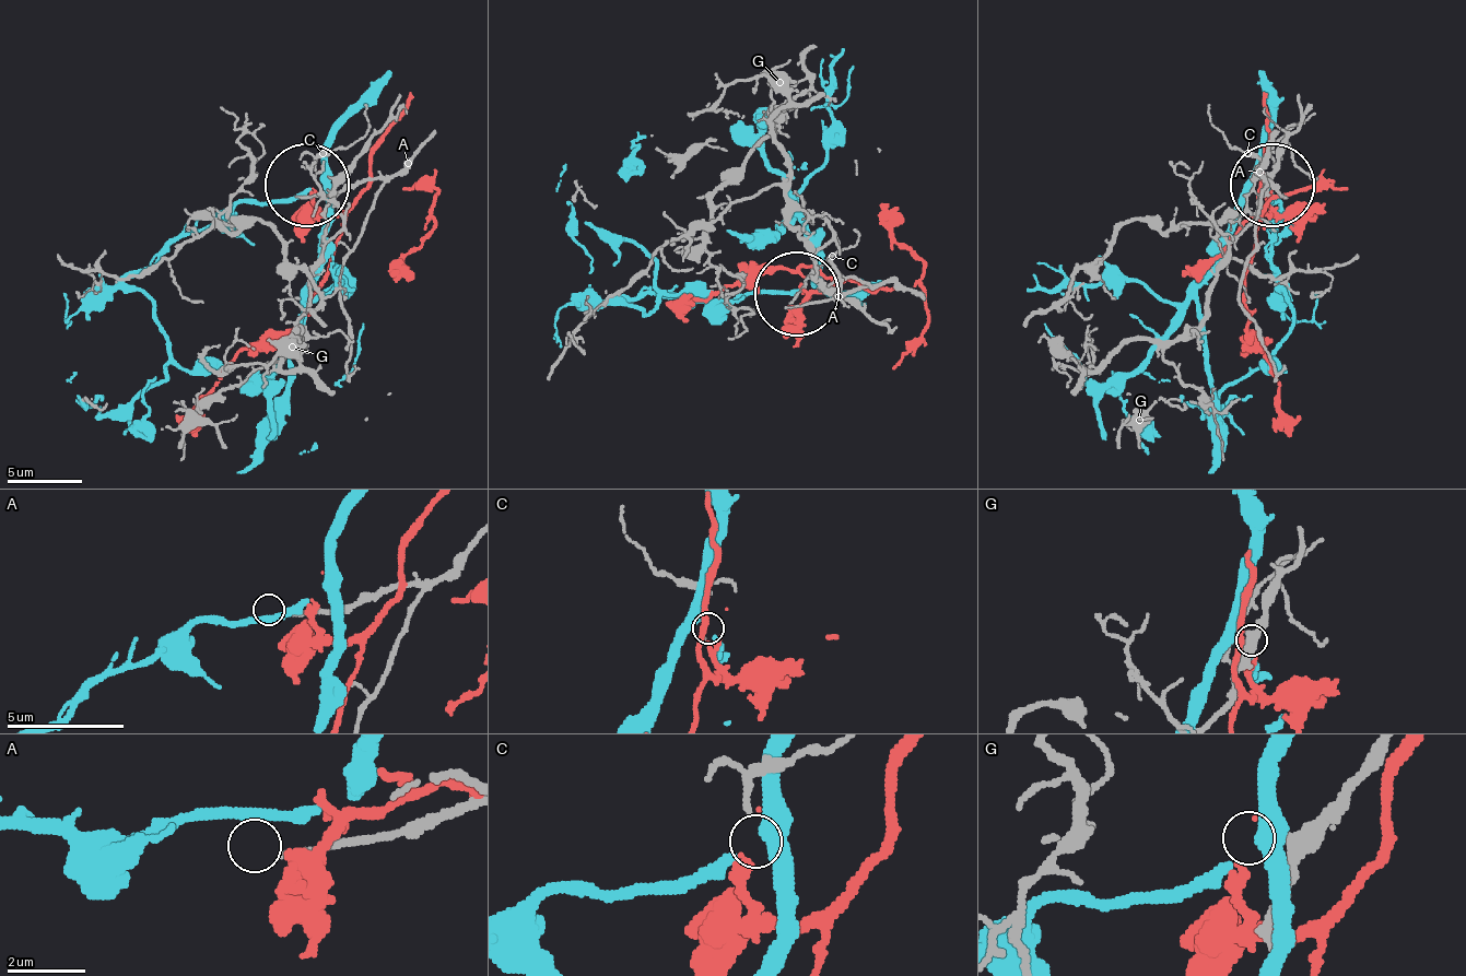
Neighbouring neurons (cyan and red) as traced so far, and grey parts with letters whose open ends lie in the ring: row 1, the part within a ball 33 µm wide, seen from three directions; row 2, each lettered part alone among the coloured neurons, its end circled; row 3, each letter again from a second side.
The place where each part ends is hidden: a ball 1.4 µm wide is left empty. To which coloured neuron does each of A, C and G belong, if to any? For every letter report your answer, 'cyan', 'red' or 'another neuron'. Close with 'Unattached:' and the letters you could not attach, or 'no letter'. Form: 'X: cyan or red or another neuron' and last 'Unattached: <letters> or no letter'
A: another neuron
C: cyan
G: red
Unattached: A

